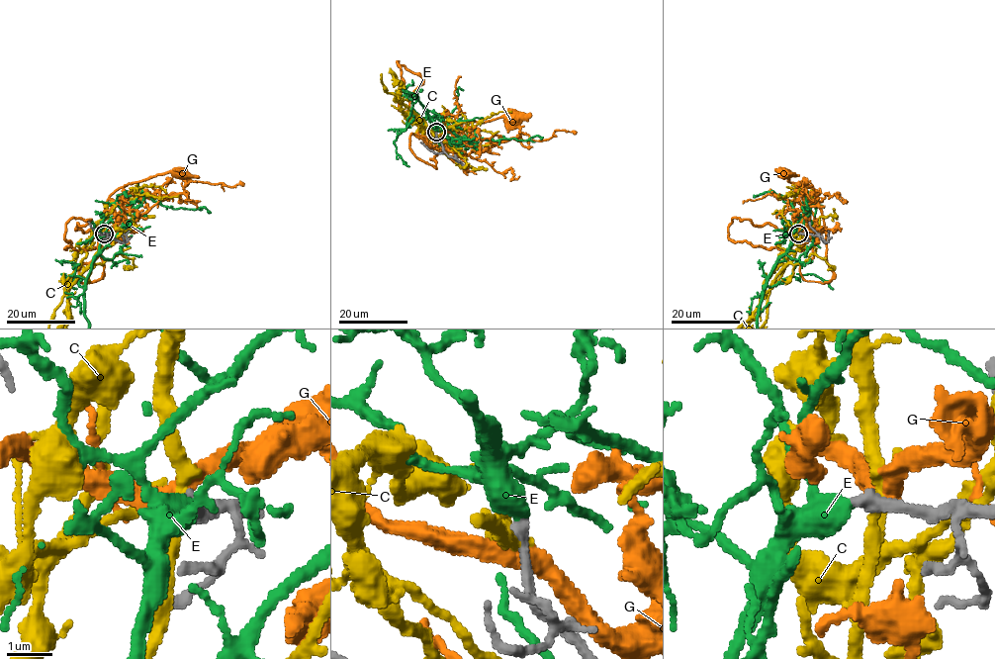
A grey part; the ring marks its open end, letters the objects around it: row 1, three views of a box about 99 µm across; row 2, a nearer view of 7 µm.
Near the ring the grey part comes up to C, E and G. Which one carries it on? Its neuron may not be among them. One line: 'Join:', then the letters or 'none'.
Join: E

